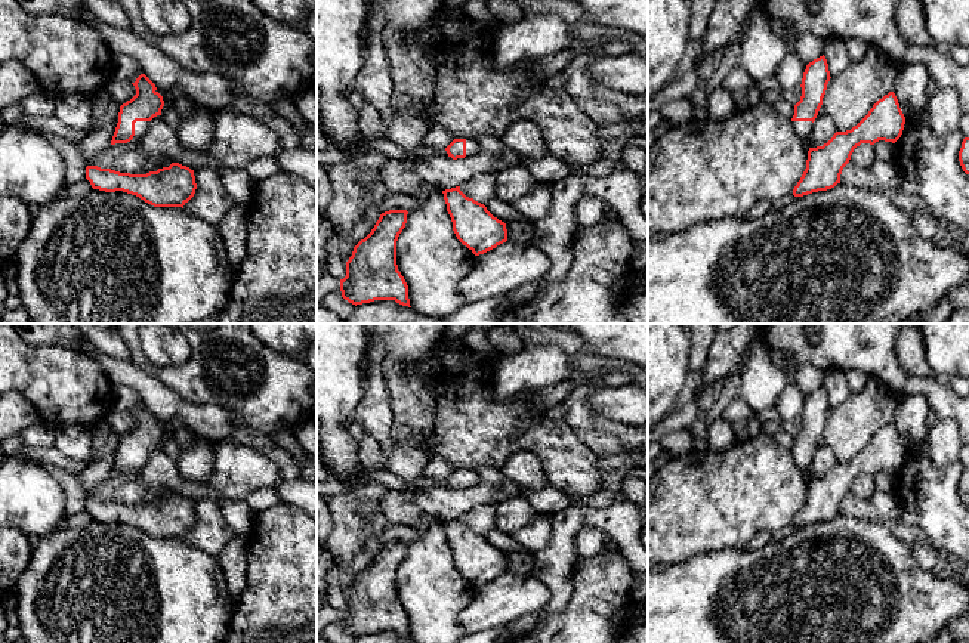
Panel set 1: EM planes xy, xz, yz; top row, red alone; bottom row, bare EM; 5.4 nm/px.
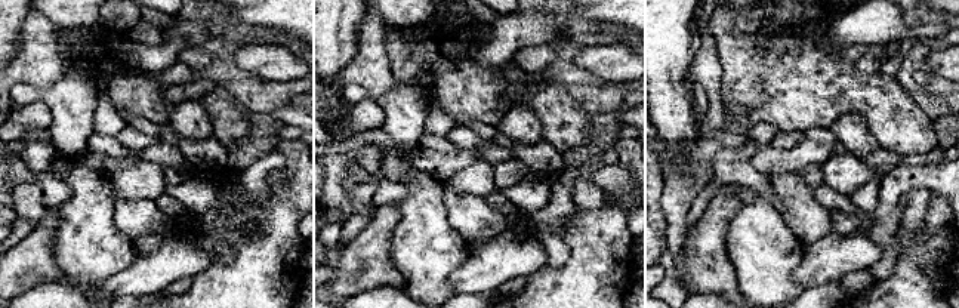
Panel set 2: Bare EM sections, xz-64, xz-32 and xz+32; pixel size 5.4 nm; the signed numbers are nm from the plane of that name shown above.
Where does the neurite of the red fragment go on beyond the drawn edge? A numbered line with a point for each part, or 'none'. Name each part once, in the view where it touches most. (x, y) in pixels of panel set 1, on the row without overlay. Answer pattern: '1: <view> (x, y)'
1: xy (141, 458)

